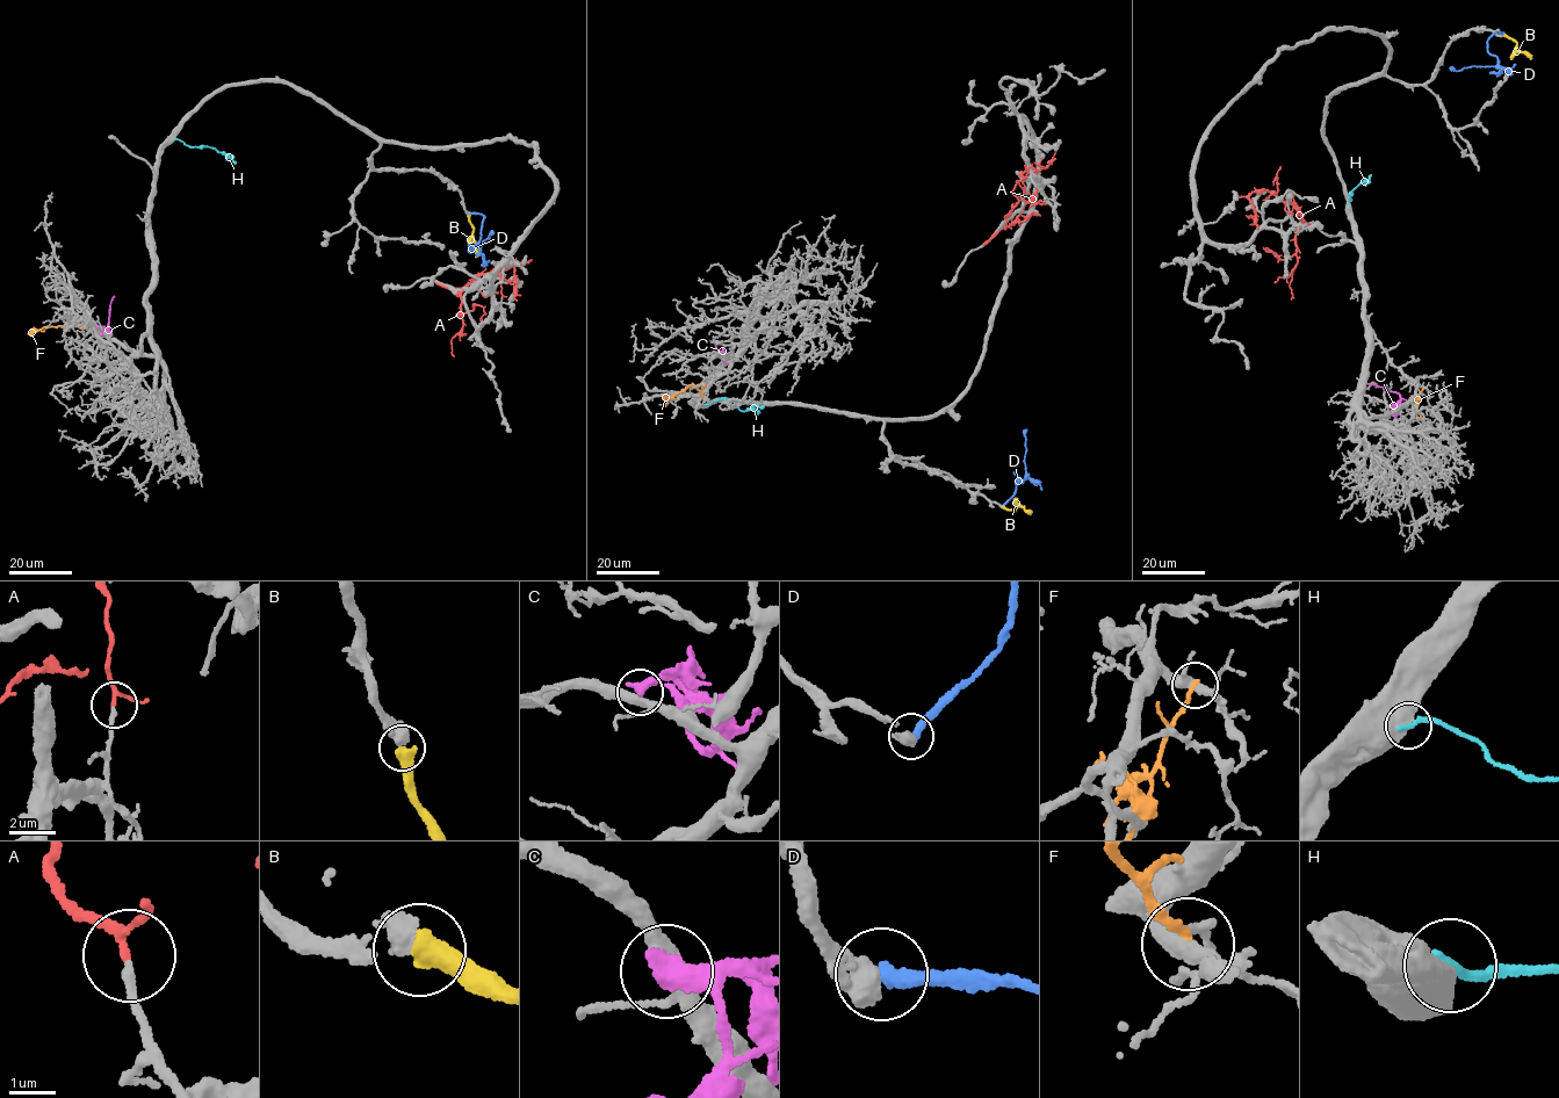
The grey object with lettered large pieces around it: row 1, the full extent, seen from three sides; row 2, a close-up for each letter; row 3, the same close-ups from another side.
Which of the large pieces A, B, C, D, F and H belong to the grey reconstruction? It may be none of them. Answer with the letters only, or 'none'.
B

